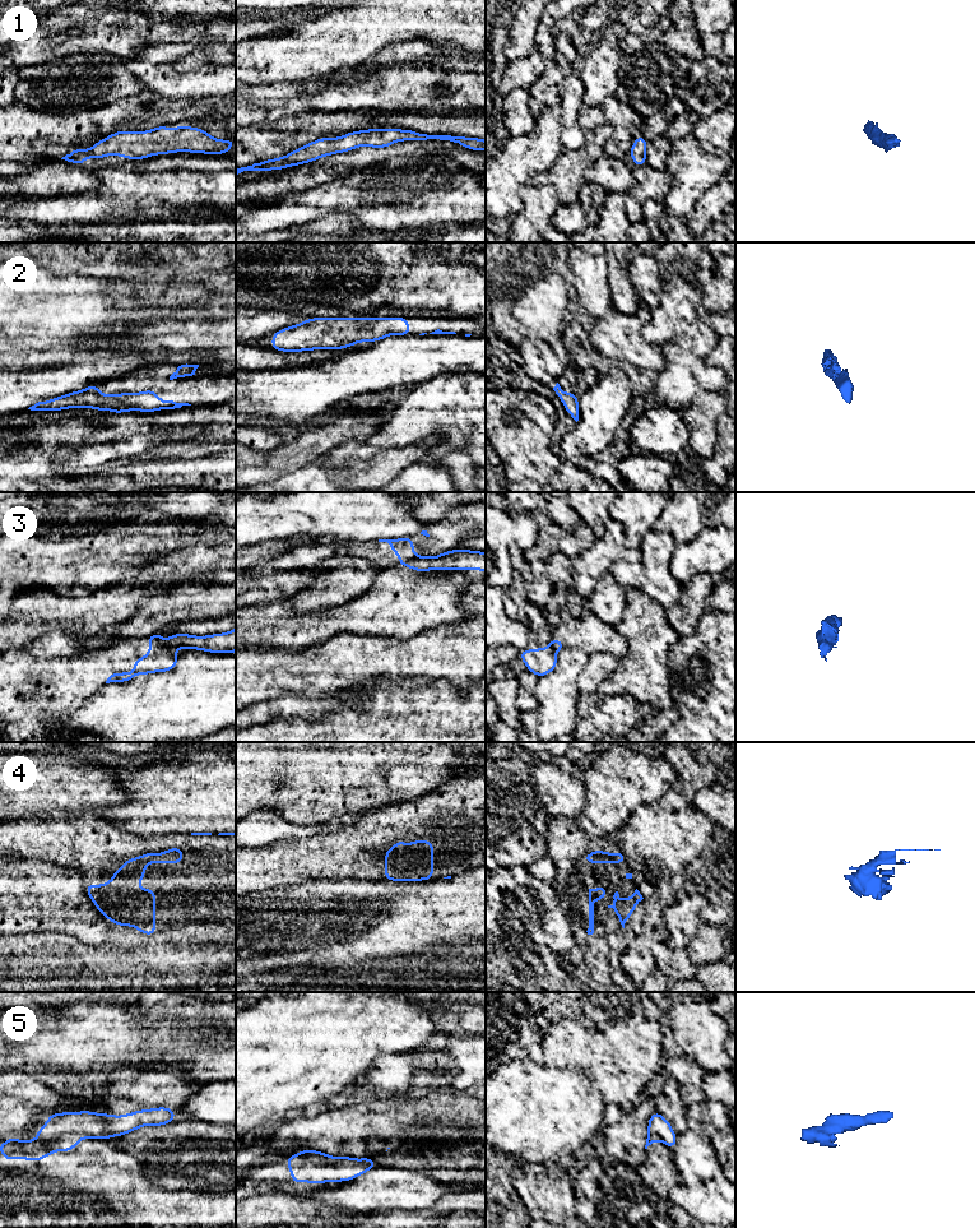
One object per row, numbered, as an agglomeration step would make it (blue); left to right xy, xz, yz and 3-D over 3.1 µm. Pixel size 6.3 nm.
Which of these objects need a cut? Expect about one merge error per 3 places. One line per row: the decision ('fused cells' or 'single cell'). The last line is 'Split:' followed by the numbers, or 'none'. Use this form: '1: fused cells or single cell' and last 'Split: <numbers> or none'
1: single cell
2: single cell
3: fused cells
4: single cell
5: fused cells
Split: 3, 5

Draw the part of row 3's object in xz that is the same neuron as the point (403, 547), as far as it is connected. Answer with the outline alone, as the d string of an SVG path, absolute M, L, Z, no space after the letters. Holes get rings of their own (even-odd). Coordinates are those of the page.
M403 537L398 539L379 539L379 542L387 542L390 545L390 550L400 557L400 564L398 567L407 566L410 560L418 557L413 551L414 542L412 537Z

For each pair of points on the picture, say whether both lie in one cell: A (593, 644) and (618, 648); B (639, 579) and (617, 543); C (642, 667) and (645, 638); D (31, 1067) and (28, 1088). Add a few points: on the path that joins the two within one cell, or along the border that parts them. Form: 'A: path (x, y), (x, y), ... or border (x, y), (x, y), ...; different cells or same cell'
A: path (599, 644), (612, 644); same cell
B: border (642, 552), (637, 564), (616, 560), (608, 570); different cells
C: path (645, 659), (645, 645); same cell
D: border (13, 1066), (21, 1067), (54, 1092); different cells

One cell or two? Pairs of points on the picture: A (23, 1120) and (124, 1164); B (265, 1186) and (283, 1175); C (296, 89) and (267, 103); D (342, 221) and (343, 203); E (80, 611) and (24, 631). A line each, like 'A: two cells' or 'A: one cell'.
A: two cells
B: one cell
C: two cells
D: two cells
E: one cell

